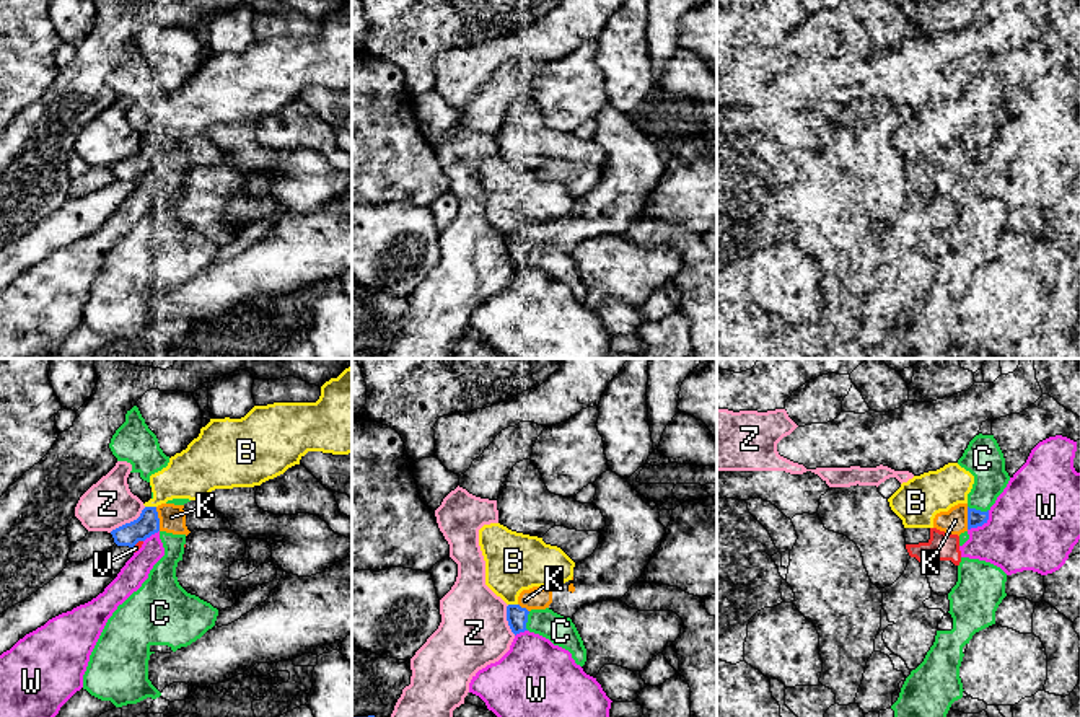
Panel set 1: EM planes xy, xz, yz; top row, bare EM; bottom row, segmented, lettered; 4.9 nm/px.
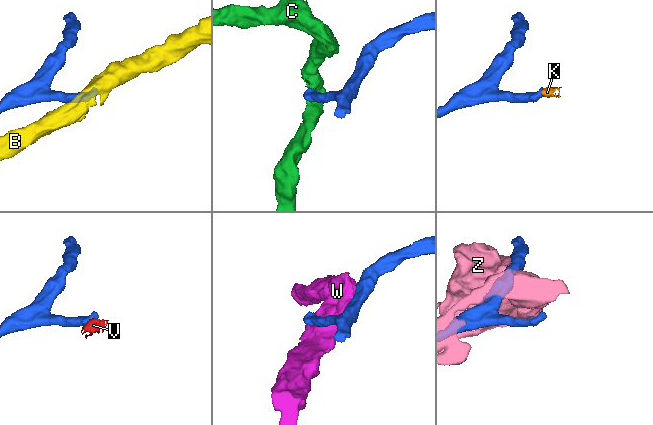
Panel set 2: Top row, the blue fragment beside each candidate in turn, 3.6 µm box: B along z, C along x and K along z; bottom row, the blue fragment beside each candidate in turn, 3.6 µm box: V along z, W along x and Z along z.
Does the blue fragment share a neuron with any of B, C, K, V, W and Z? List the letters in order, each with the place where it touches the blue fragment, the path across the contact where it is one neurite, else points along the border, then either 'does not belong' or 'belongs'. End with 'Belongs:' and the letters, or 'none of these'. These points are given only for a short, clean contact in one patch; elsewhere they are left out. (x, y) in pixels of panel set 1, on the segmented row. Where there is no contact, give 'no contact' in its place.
B: contact xy (150, 507); does not belong
C: contact yz (978, 510); does not belong
K: contact xy (158, 519); belongs
V: contact xy (137, 541); does not belong
W: contact yz (981, 525); does not belong
Z: contact xy (127, 523); does not belong
Belongs: K

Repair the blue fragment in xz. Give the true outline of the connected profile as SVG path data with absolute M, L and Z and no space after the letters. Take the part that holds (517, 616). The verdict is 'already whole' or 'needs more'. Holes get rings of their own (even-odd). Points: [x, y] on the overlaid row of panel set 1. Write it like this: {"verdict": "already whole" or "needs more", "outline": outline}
{"verdict": "needs more", "outline": "M611 469L595 481L595 487L593 505L606 518L598 548L575 564L569 582L523 590L518 603L507 606L507 621L515 636L528 631L531 609L549 608L572 619L585 605L621 600L661 544L666 528L660 523L661 510L655 502Z"}

